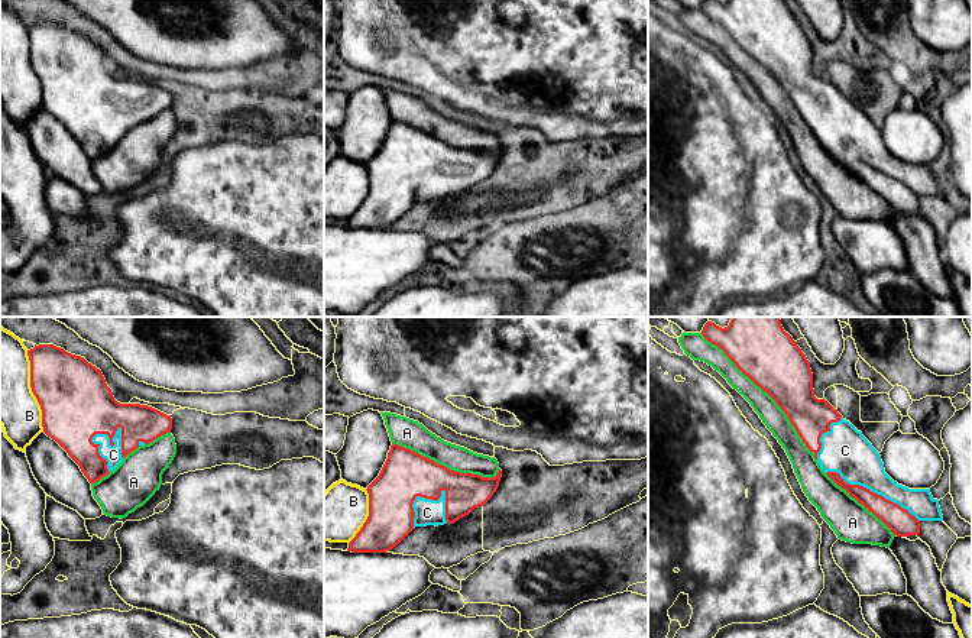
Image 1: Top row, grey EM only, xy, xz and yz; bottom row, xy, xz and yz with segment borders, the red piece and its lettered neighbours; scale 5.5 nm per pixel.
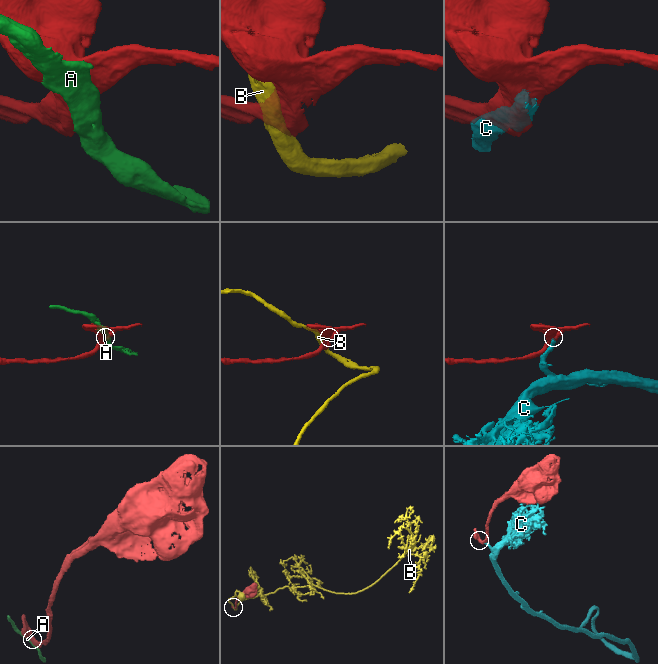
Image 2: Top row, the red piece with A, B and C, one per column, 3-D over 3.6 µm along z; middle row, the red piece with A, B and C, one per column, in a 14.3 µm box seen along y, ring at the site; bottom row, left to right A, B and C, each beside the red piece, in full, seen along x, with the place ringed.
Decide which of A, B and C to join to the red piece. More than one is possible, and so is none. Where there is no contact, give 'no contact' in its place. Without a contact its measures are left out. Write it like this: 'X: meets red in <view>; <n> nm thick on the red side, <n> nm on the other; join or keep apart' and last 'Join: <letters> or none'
A: meets red in yz; 320 nm thick on the red side, 130 nm on the other; keep apart
B: meets red in xy; 400 nm thick on the red side, 340 nm on the other; keep apart
C: meets red in xy; 400 nm thick on the red side, 100 nm on the other; join
Join: C

